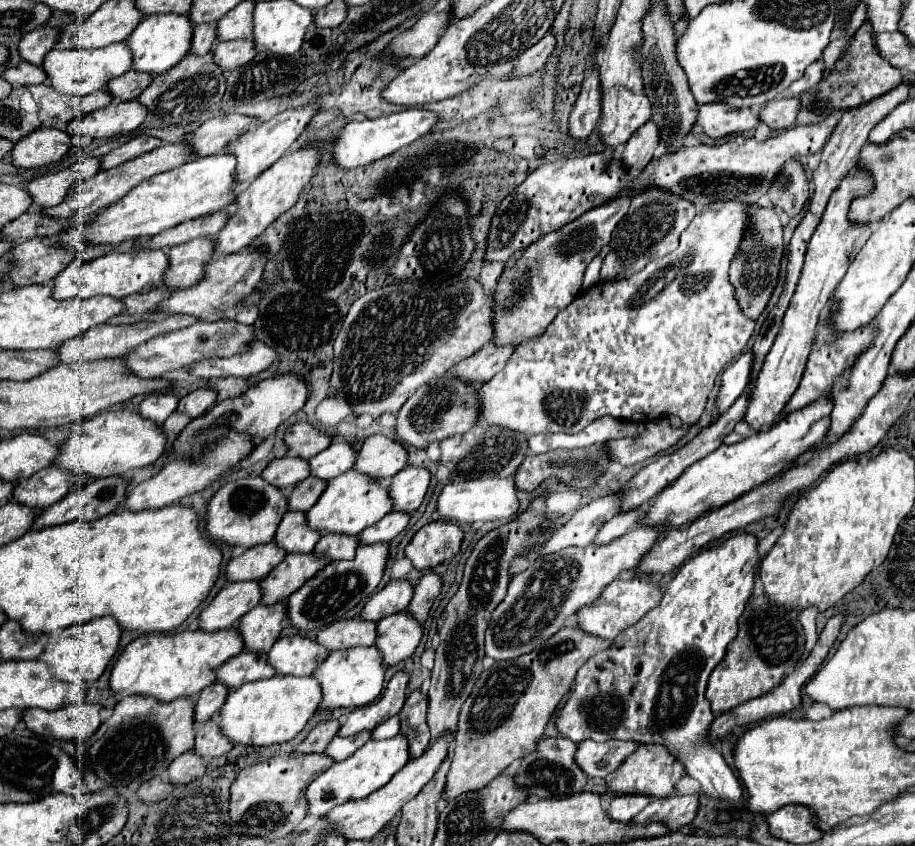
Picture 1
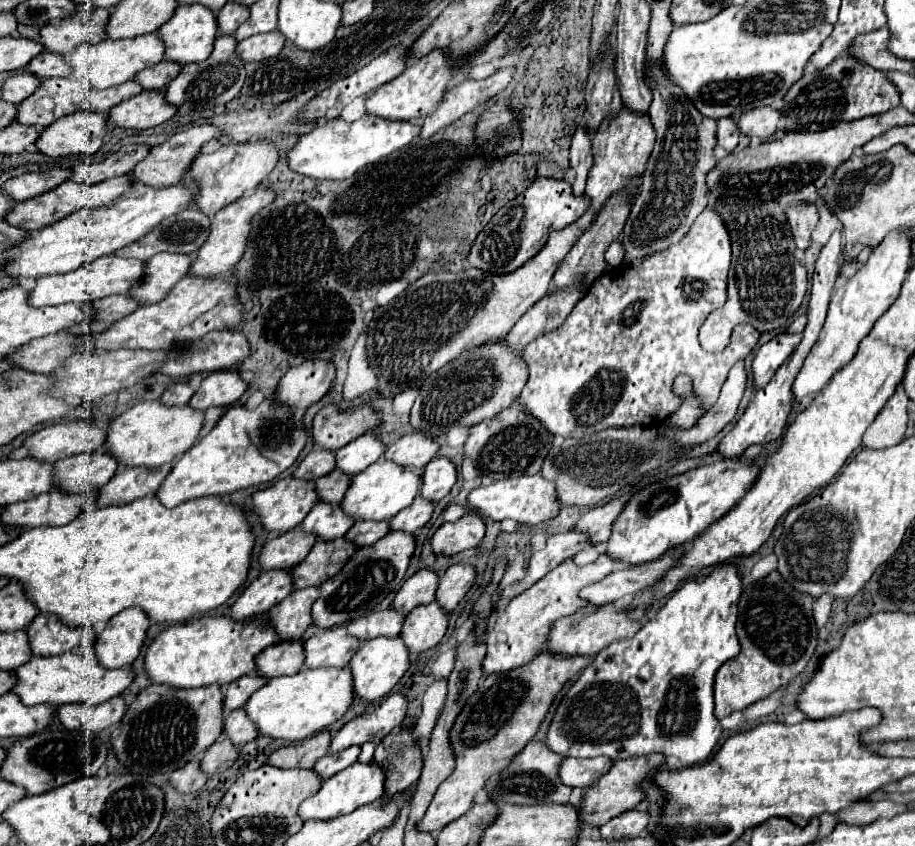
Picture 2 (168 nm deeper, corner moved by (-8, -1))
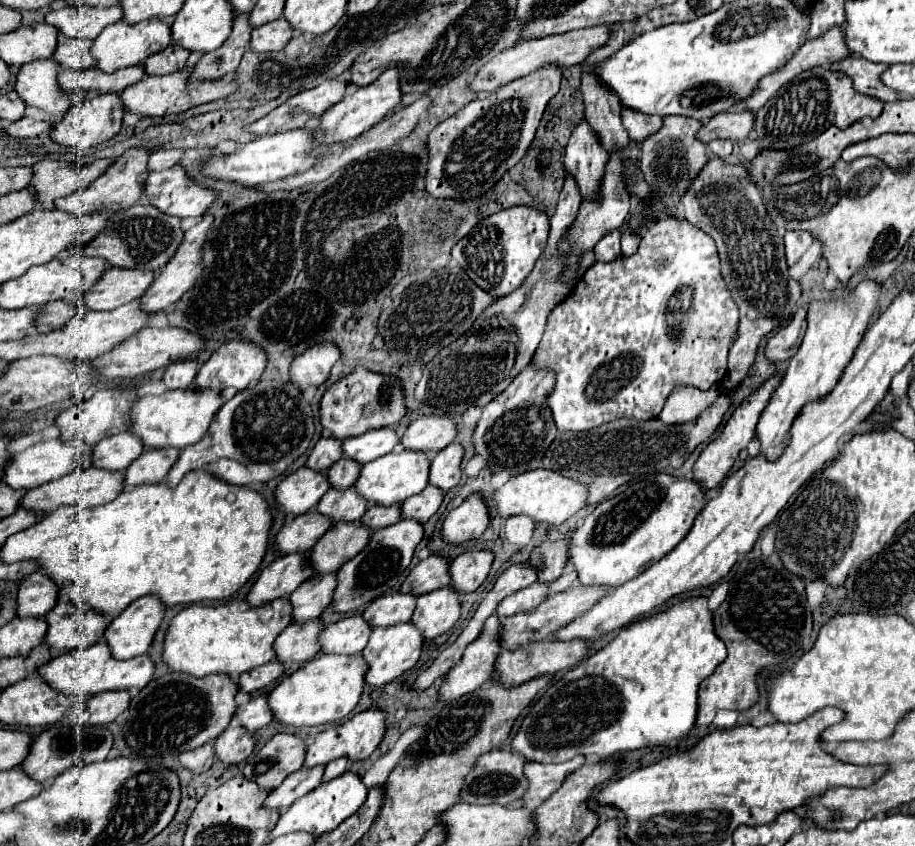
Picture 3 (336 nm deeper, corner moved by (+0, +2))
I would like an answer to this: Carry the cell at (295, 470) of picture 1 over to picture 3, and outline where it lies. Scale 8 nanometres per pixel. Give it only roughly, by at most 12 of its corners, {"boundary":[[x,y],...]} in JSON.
{"boundary":[[323,435],[307,467],[327,471],[343,457],[341,439]]}

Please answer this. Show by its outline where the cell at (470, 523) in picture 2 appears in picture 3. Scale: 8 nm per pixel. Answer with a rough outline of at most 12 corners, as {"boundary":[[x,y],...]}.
{"boundary":[[469,495],[443,521],[443,541],[463,543],[483,535],[489,505]]}

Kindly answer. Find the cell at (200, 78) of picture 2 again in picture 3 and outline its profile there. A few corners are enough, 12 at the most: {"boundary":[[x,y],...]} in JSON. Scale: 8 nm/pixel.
{"boundary":[[249,13],[235,17],[233,33],[205,53],[193,79],[229,77],[249,47]]}

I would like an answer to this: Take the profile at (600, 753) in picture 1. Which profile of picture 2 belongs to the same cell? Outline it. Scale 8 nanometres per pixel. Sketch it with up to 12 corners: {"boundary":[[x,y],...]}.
{"boundary":[[565,758],[561,780],[573,788],[593,786],[613,760]]}

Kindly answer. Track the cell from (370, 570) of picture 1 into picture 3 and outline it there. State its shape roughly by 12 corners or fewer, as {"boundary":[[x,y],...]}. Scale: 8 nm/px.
{"boundary":[[401,519],[337,571],[331,607],[349,613],[397,591],[423,525]]}

